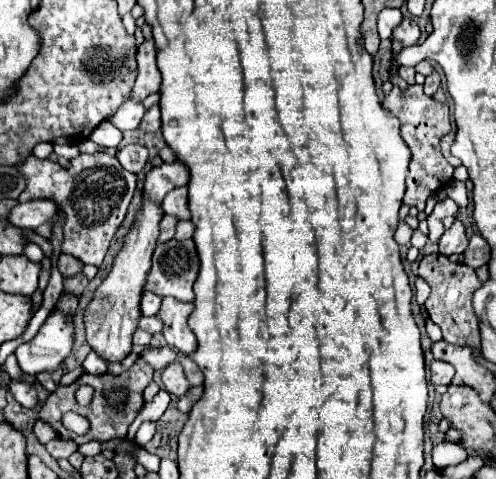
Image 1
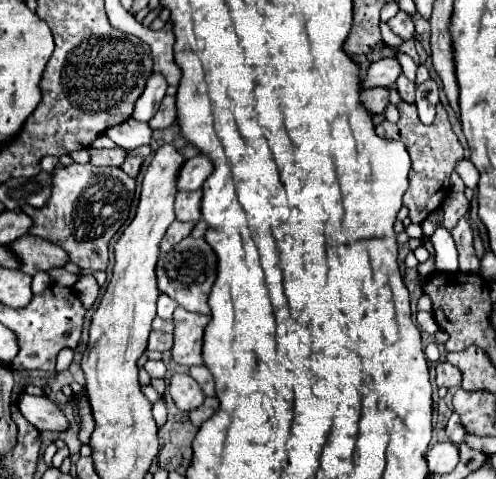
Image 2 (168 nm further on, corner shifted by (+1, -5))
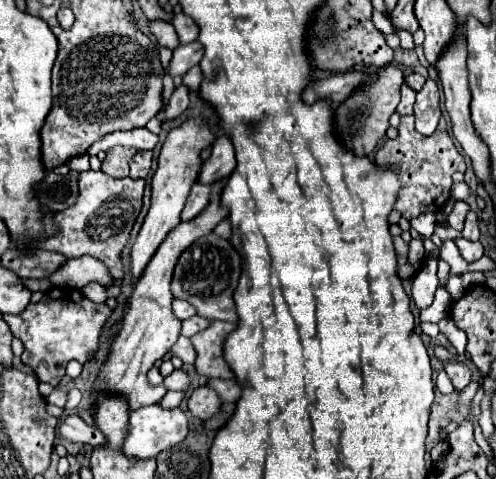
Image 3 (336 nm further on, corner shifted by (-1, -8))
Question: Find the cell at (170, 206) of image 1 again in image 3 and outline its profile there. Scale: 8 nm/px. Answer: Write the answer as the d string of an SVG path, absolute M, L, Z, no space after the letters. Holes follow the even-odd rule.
M194 184L190 190L190 196L186 200L186 206L182 210L182 220L192 220L196 218L210 202L210 186L202 186L202 184Z

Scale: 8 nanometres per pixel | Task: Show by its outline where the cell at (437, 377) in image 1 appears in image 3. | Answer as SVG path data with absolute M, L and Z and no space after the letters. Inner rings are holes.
M448 362L444 366L444 370L446 370L446 374L452 380L452 384L454 384L456 390L466 388L468 382L470 382L470 378L472 378L472 370L466 364L462 364L462 362Z

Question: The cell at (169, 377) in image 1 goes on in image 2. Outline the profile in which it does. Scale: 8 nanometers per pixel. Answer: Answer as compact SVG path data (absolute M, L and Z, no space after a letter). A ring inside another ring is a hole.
M174 375L170 379L170 395L172 395L176 407L182 411L198 409L206 399L200 385L190 375Z

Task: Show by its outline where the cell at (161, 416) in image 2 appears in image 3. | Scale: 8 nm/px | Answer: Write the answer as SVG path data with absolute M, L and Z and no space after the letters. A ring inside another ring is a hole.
M166 392L166 396L158 402L158 406L160 408L176 408L176 406L180 406L182 398L184 398L182 392Z

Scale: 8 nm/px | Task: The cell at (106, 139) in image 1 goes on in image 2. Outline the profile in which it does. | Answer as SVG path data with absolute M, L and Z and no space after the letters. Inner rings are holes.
M124 121L120 125L114 125L106 131L106 135L122 149L132 151L140 145L148 145L150 137L152 137L152 129L148 123L140 123L140 121Z

